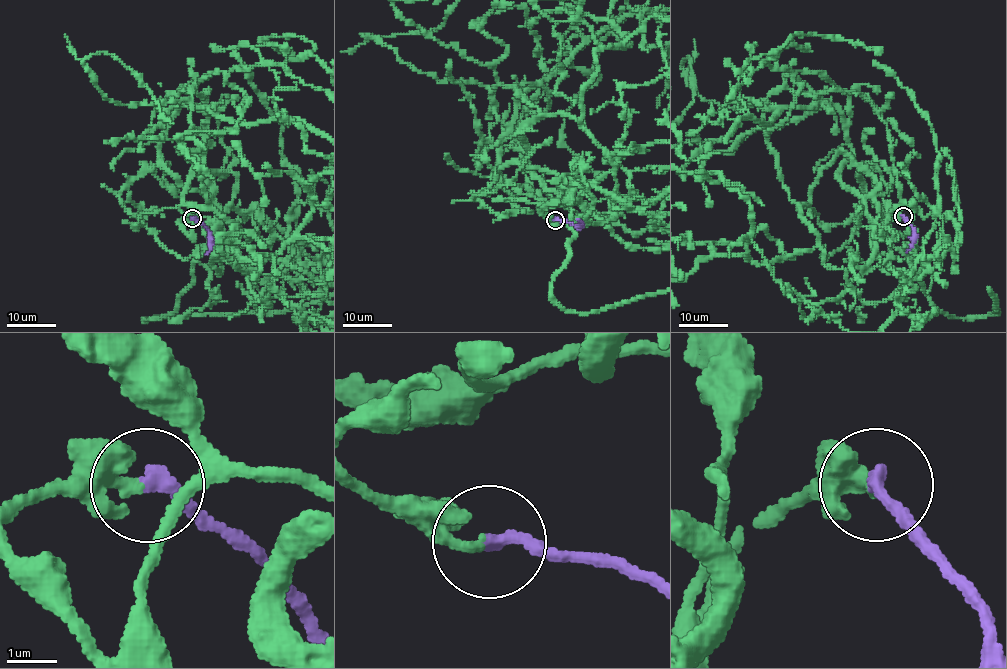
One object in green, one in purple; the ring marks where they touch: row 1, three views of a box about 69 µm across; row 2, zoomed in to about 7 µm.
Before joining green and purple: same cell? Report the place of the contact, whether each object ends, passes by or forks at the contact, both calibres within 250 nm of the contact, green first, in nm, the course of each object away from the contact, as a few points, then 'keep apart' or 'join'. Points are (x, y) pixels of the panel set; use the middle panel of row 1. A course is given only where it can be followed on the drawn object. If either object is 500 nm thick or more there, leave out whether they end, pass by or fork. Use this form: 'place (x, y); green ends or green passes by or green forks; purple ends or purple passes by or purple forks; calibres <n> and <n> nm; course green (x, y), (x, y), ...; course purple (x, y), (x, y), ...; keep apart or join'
place (555, 220); green ends; purple ends; calibres 200 and 280 nm; course purple (555, 219), (582, 224), (577, 219); join

